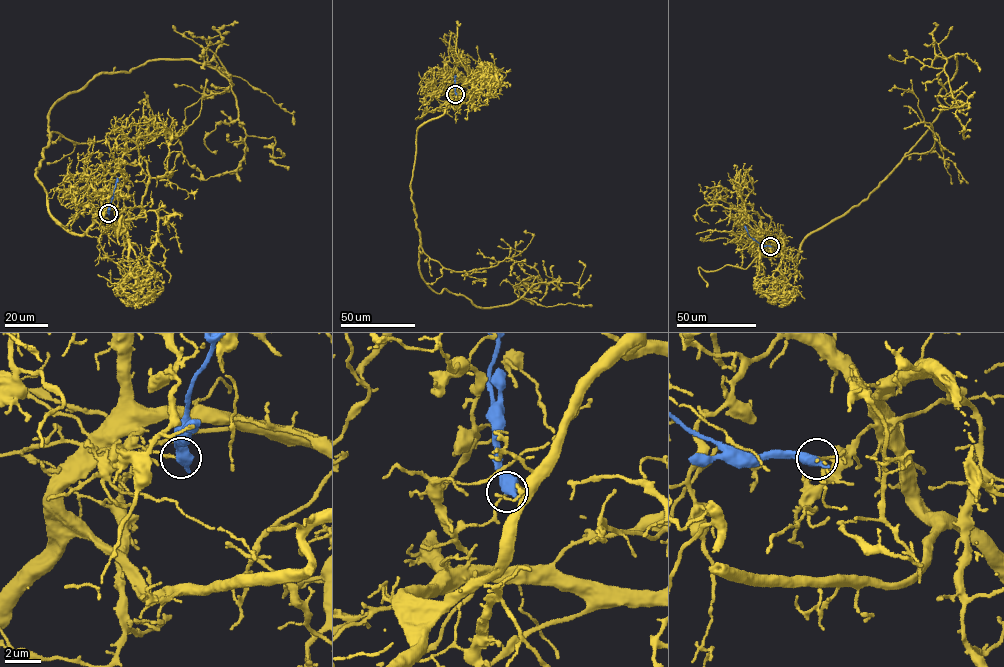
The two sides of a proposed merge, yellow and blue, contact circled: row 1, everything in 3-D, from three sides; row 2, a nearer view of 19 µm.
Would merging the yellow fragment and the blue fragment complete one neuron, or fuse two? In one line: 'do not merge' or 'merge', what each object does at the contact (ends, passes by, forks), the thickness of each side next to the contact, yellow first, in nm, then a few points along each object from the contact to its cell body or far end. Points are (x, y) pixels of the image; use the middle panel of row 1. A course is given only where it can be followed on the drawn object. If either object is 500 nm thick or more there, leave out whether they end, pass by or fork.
do not merge; 100 nm thick on the yellow side, 650 nm on the other; yellow runs (456, 94), (417, 131), (410, 197), (420, 273), (436, 292), (481, 307), (512, 304), (560, 277), (532, 293); blue runs (456, 94), (455, 76)

